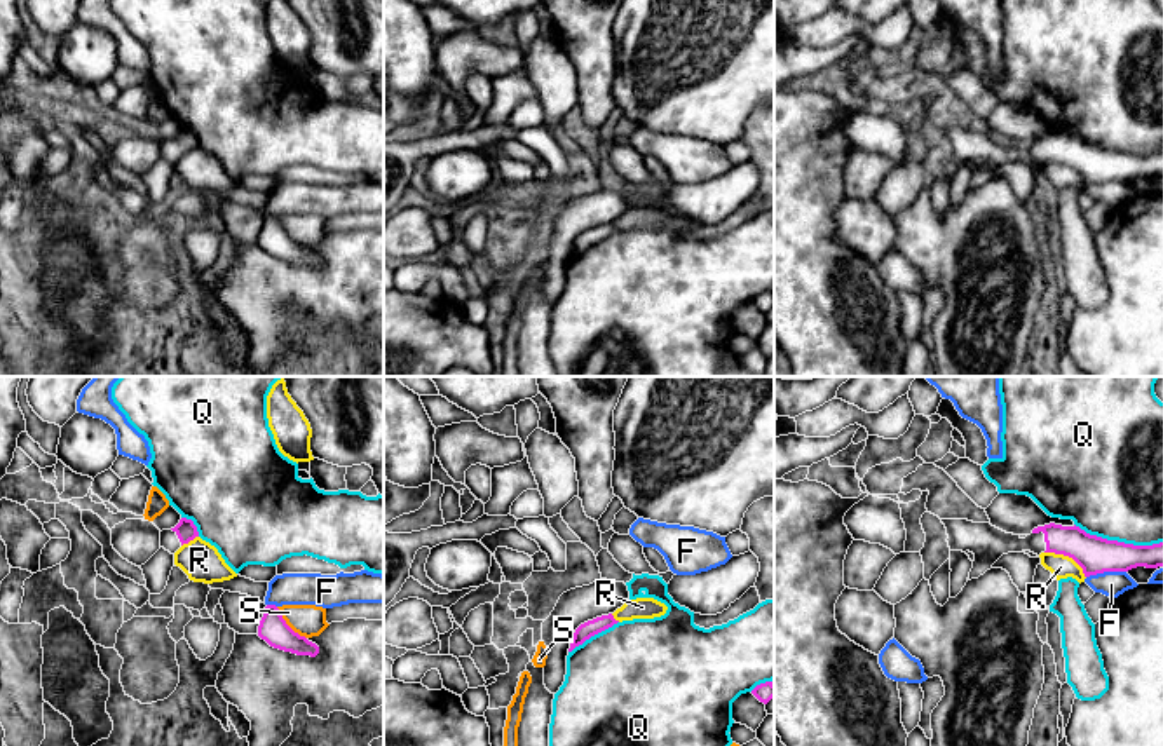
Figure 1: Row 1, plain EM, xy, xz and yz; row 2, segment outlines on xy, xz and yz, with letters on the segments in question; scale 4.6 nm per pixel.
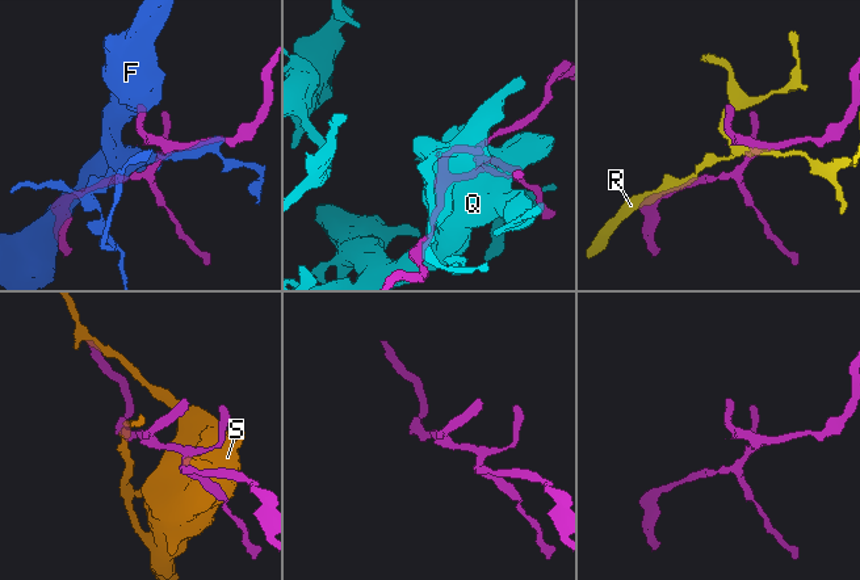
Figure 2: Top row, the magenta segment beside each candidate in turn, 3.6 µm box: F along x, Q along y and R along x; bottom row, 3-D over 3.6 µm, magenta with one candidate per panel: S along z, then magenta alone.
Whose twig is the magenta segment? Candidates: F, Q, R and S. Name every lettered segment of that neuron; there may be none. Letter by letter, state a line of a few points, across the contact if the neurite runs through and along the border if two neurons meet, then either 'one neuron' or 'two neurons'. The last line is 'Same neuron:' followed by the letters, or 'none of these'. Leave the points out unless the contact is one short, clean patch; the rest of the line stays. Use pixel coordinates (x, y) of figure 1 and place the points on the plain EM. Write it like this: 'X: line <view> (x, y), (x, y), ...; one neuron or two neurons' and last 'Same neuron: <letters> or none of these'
F: two neurons
Q: two neurons
R: two neurons
S: two neurons
Same neuron: none of these

